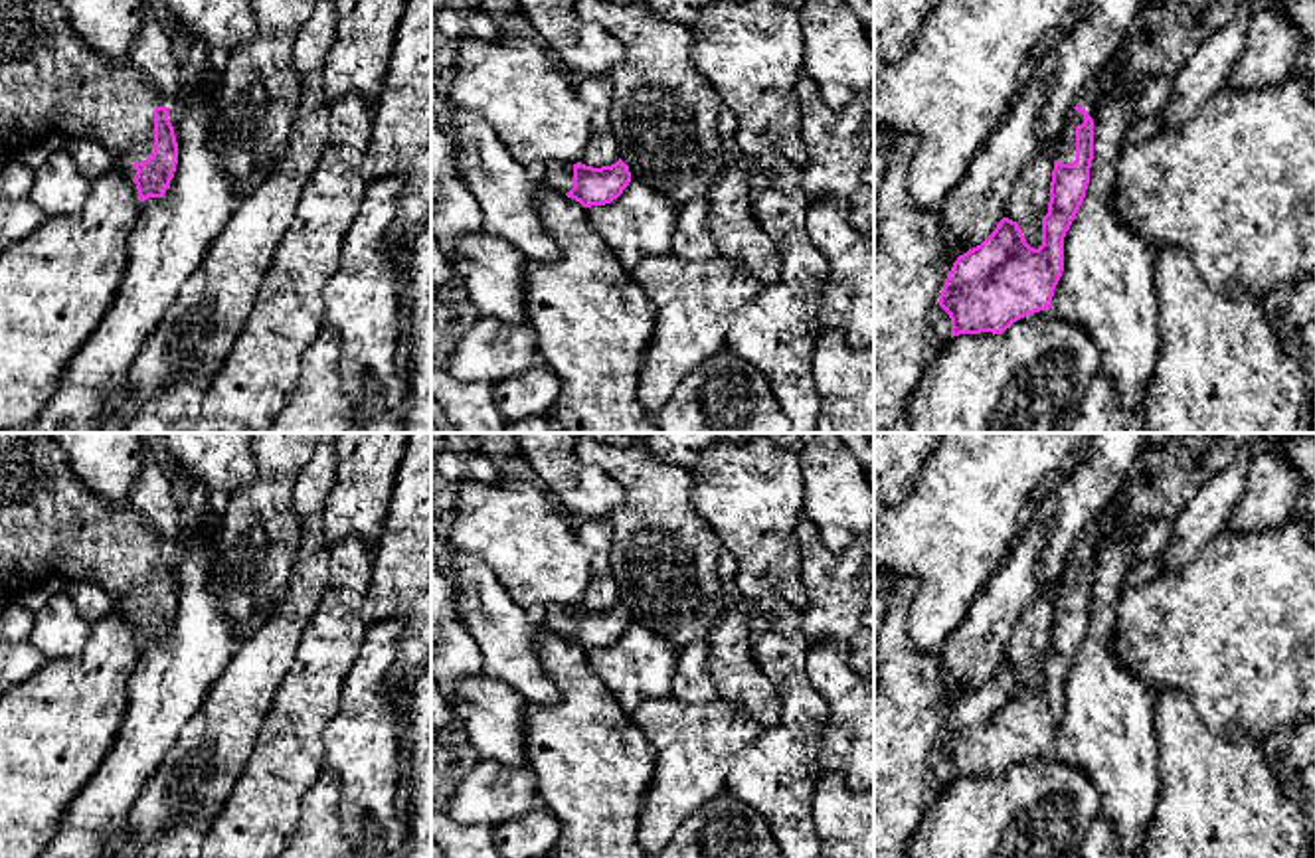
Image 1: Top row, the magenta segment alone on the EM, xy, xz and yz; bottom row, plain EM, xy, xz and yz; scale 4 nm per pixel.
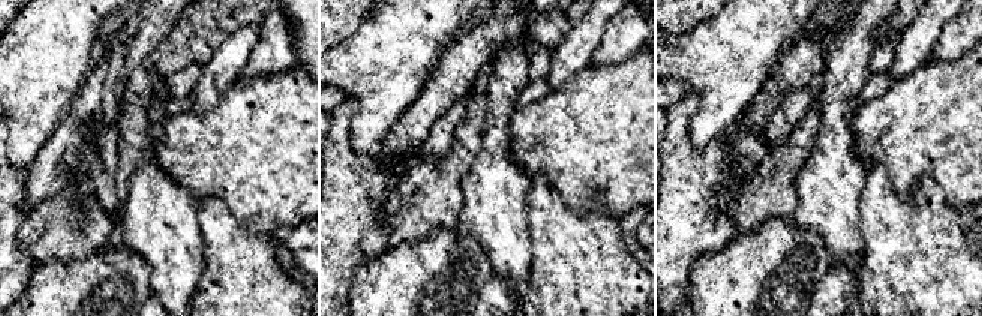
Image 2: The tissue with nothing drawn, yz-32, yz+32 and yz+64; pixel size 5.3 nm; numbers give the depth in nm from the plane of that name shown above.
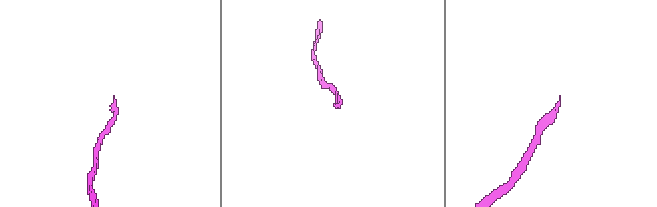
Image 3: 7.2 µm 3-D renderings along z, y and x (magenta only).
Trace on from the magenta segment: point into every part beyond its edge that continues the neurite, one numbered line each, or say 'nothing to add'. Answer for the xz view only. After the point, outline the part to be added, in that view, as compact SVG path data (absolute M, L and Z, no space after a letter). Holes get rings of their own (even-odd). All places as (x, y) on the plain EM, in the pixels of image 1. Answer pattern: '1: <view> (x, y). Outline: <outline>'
1: xz (558, 619). Outline: M546 607L542 613L544 629L568 637L573 631L573 607Z

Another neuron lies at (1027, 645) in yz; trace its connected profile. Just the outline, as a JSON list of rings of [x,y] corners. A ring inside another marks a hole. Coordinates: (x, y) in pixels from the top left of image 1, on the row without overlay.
[[[1054,581],[1024,607],[1008,639],[1003,643],[1005,660],[1018,666],[1026,686],[1034,692],[1042,688],[1042,660],[1048,656],[1056,595],[1058,585]]]

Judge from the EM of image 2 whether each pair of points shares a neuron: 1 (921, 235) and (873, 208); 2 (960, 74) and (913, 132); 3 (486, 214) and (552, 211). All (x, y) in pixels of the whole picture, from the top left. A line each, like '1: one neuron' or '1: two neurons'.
1: one neuron
2: one neuron
3: two neurons

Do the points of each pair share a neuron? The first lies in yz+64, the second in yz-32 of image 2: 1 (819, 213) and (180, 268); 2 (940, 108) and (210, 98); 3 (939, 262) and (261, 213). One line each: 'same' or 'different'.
1: same
2: different
3: different

